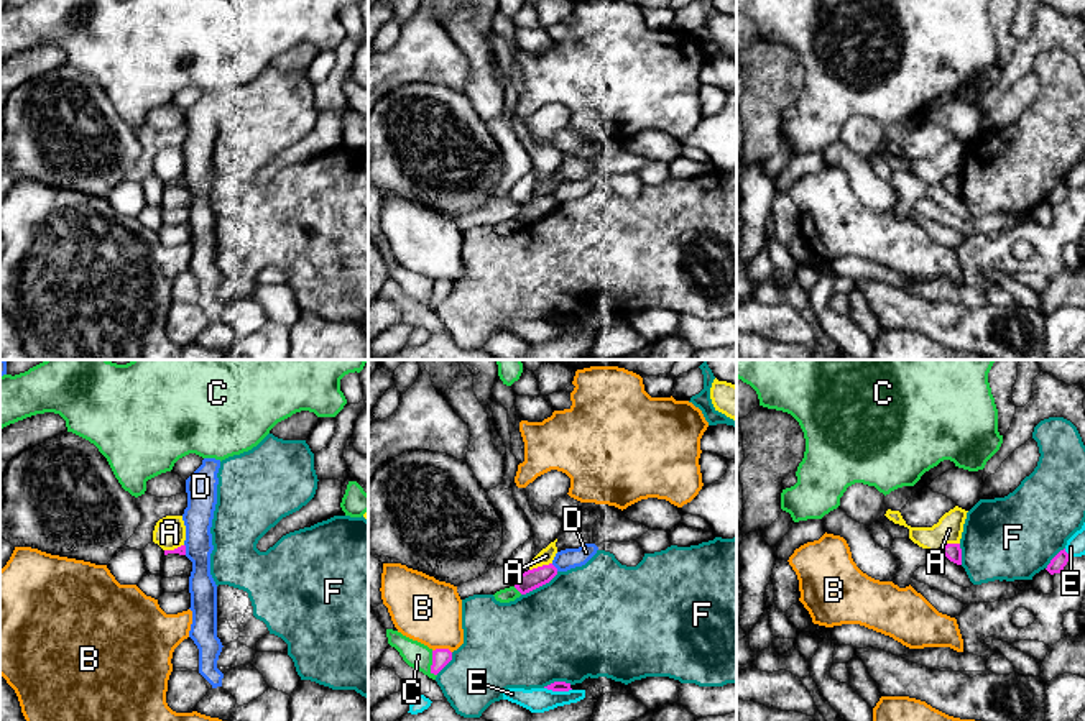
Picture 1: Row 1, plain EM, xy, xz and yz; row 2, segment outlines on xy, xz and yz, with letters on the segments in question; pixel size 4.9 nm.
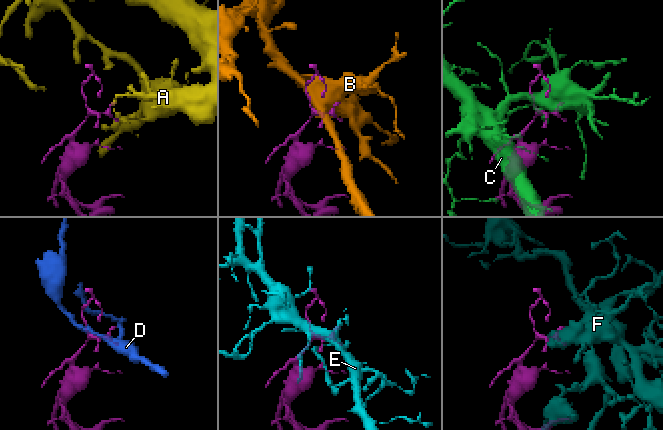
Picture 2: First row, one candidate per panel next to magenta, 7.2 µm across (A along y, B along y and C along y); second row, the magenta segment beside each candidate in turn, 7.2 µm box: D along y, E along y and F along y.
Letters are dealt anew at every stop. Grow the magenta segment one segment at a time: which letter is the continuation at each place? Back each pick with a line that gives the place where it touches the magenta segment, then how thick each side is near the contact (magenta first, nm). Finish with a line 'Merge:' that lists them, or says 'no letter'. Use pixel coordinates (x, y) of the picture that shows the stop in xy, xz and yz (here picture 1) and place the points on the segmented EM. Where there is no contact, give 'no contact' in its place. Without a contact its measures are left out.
Merge: no letter

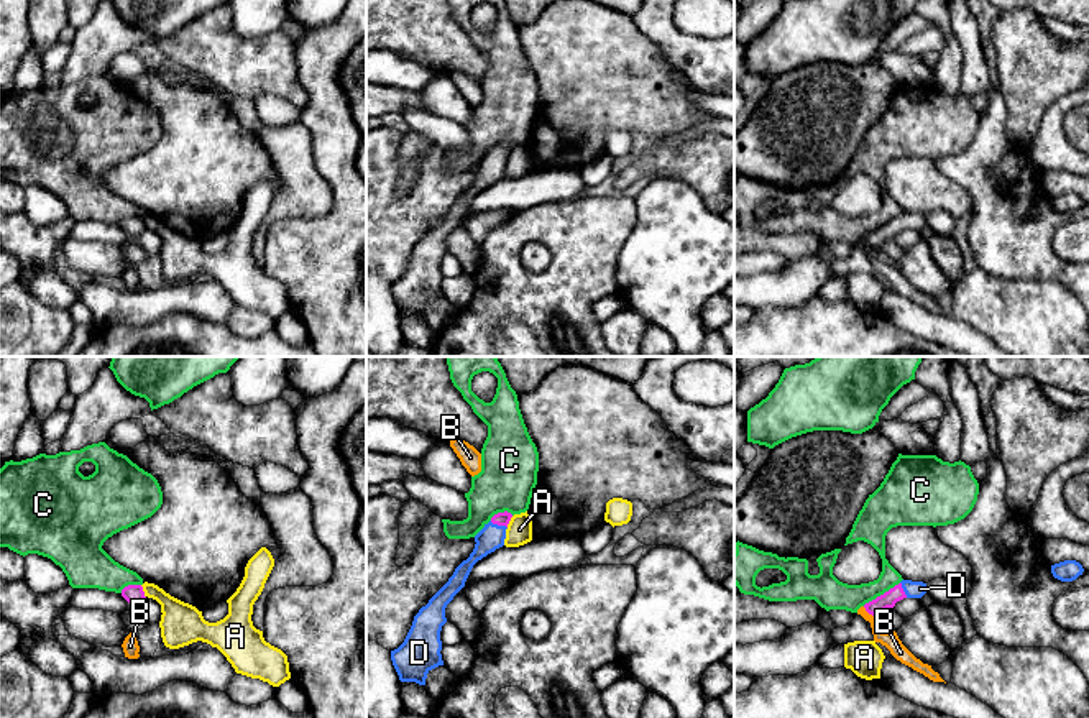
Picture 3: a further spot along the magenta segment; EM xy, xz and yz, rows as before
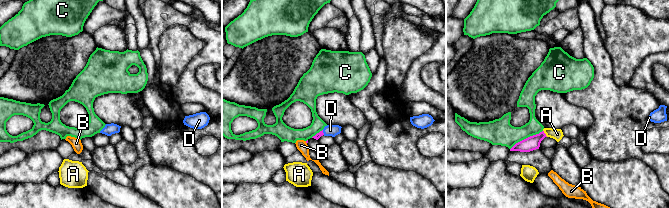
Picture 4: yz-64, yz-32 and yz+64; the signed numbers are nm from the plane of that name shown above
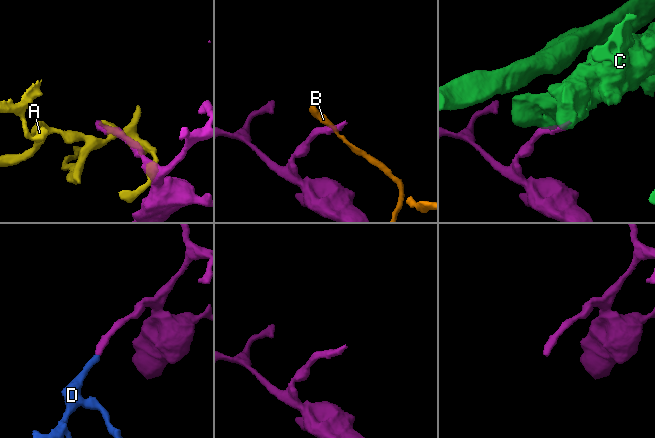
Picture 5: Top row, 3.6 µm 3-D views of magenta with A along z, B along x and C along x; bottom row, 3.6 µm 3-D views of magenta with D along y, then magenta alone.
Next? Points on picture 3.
D: meets magenta in xz at (498, 524); 60 nm thick on the magenta side, 120 nm on the other
Merge: D

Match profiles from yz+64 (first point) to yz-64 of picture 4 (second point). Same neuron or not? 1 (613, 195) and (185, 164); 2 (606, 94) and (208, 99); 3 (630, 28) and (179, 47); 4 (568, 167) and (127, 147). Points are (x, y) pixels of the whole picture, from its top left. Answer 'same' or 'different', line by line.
1: different
2: different
3: same
4: different

